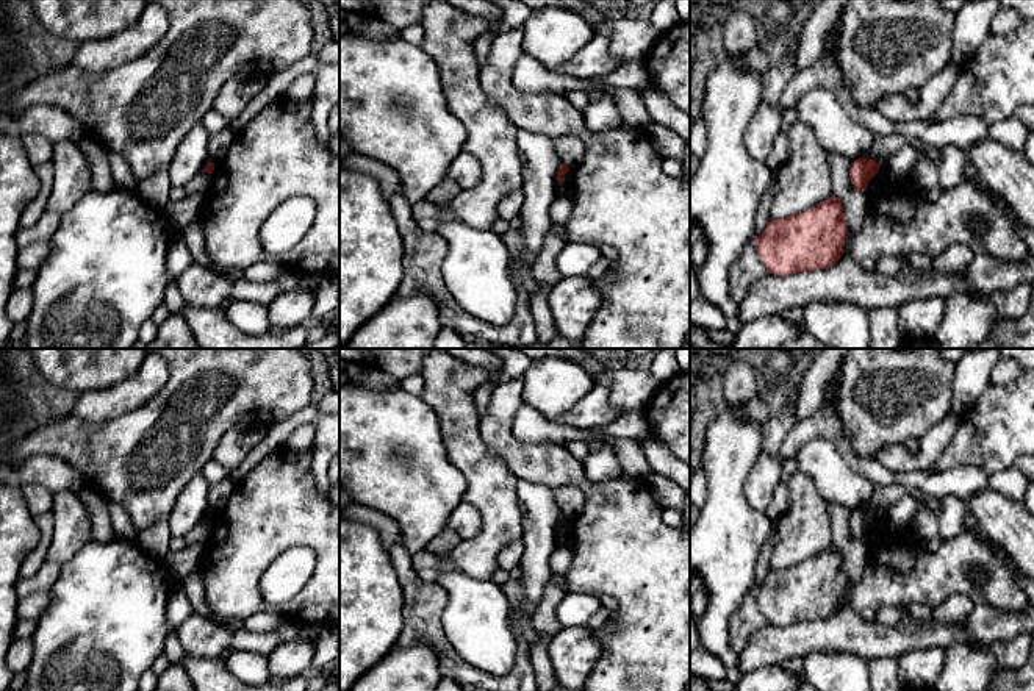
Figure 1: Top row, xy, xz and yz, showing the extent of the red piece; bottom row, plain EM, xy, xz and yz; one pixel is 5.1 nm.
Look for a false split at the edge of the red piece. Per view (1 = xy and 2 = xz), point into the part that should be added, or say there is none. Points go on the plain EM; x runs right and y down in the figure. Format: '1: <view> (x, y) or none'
1: none
2: none

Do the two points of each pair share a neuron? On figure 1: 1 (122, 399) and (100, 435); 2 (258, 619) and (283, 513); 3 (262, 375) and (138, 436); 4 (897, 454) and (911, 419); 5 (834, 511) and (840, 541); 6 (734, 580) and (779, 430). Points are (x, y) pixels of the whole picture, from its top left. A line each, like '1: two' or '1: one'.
1: two
2: two
3: one
4: two
5: one
6: two

